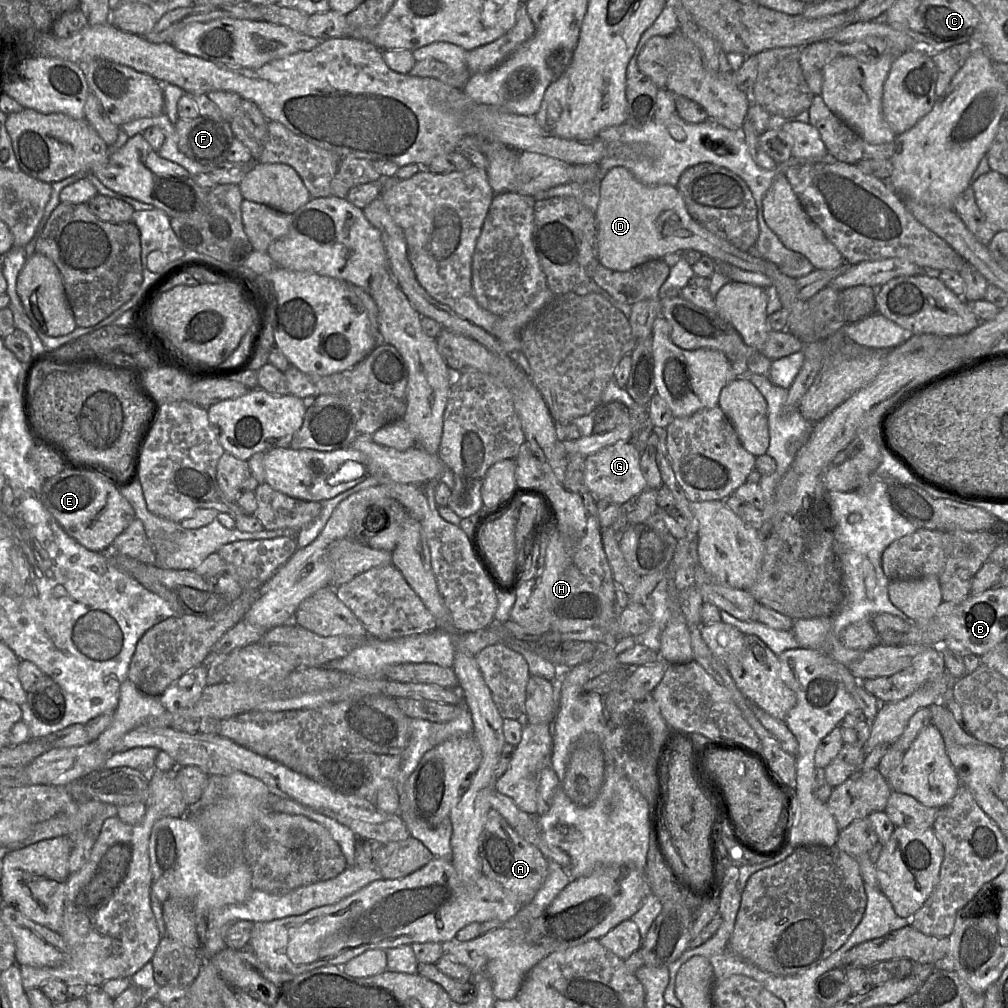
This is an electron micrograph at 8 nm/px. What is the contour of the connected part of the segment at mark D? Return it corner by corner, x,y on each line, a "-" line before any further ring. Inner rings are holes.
622,166
607,170
600,181
596,223
598,261
612,270
626,271
645,261
663,258
668,253
696,250
713,260
724,261
746,271
767,276
781,273
776,264
739,250
691,218
677,186
644,184

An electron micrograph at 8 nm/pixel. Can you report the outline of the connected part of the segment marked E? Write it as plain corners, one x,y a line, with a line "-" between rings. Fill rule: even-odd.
64,468
59,474
45,480
41,501
72,539
93,552
111,551
110,546
114,540
136,518
133,507
119,489
102,475
88,471

